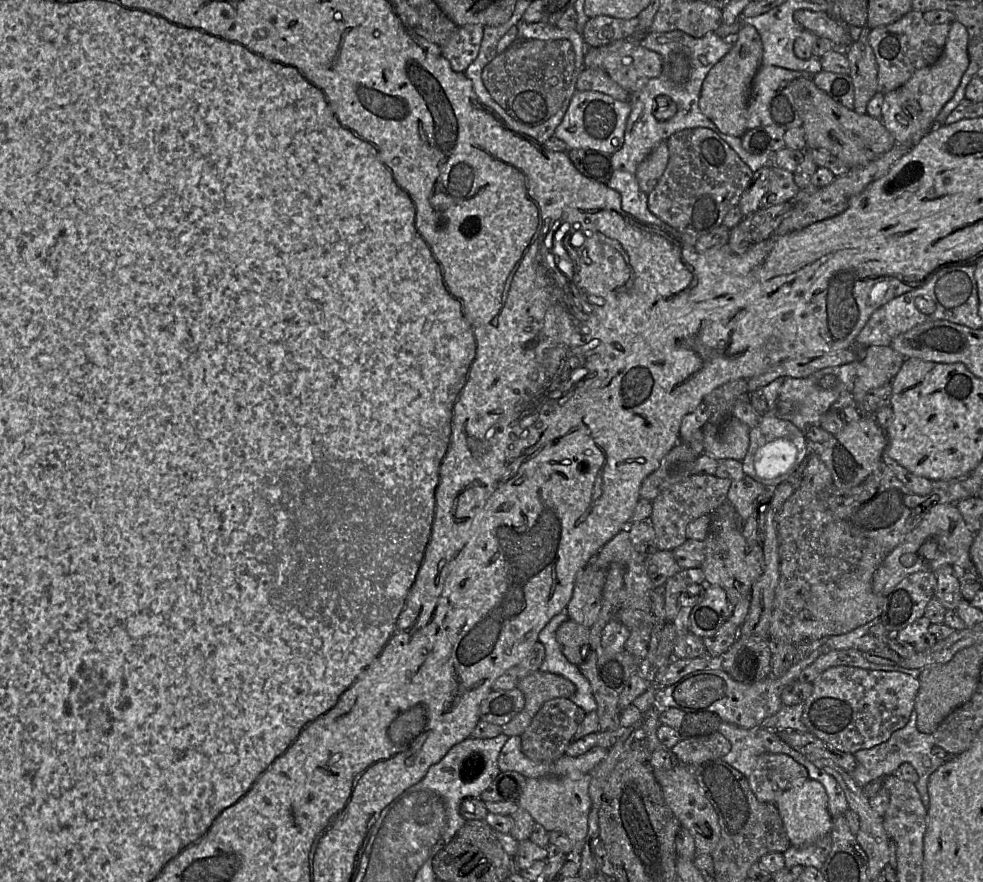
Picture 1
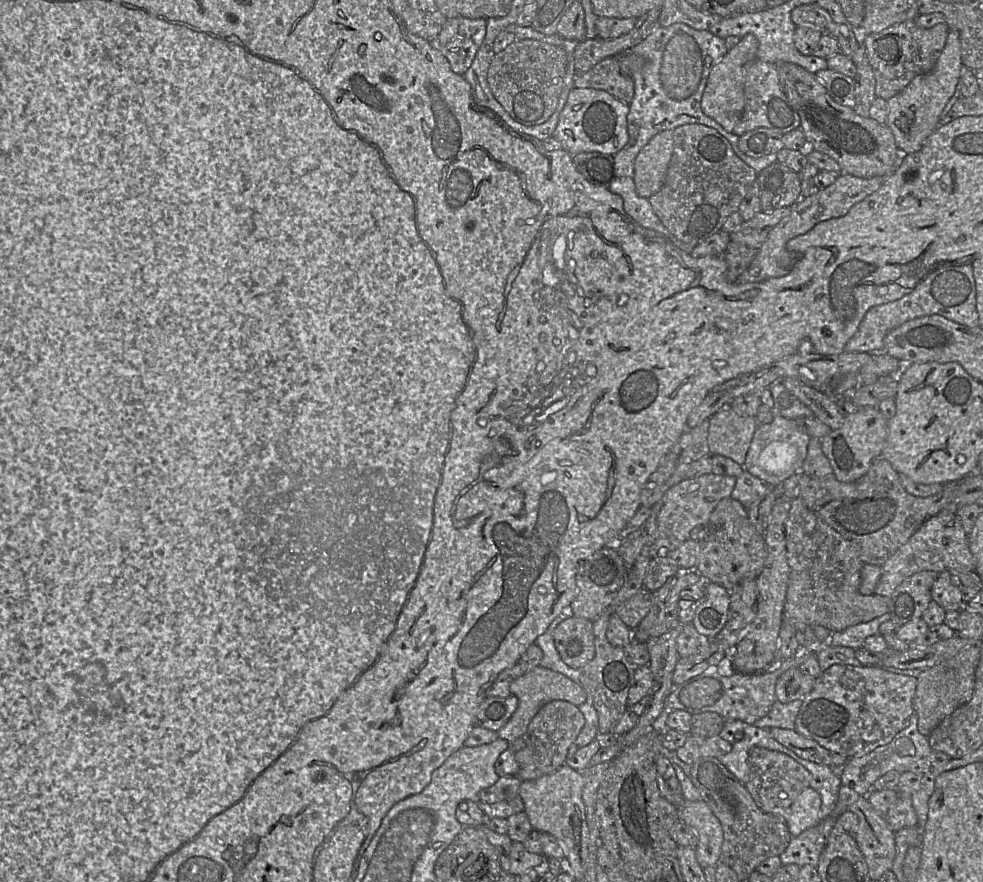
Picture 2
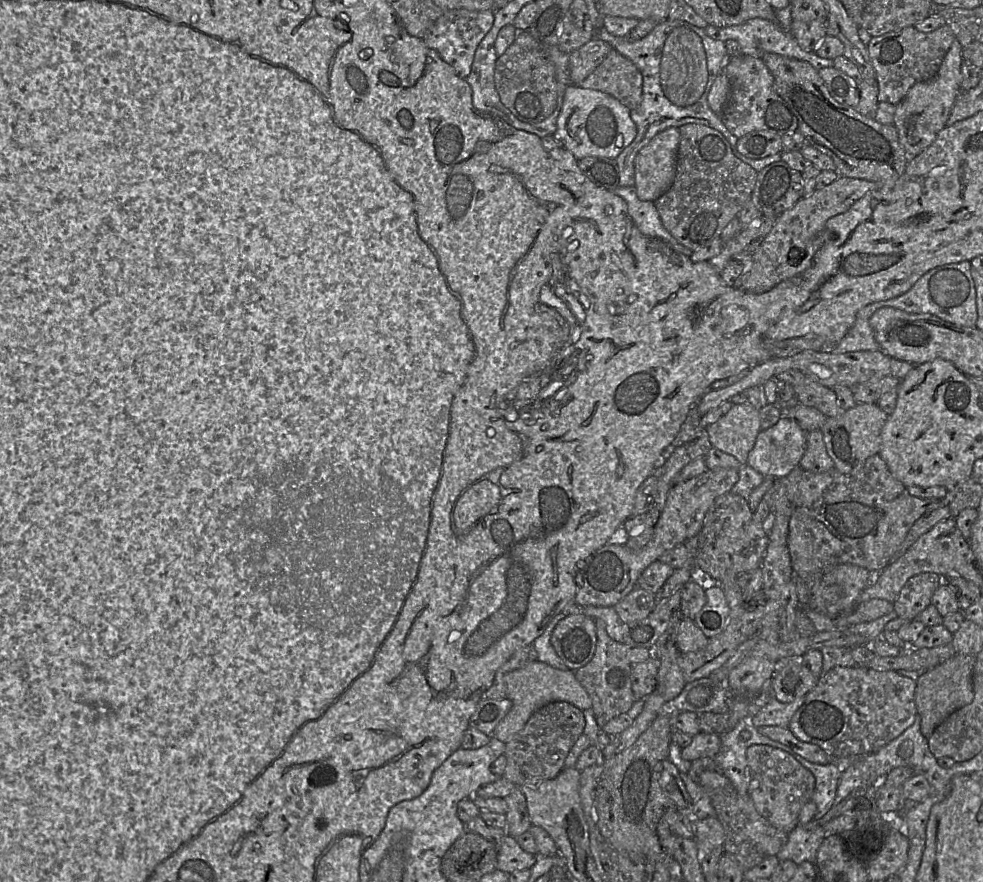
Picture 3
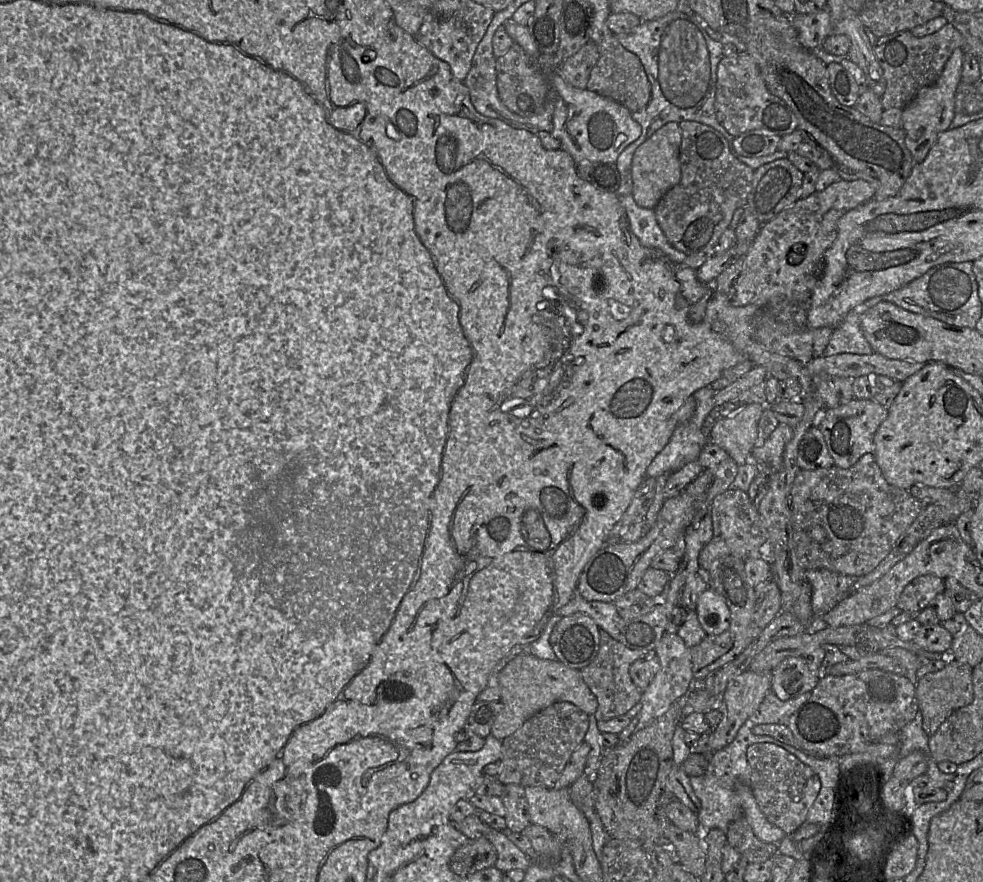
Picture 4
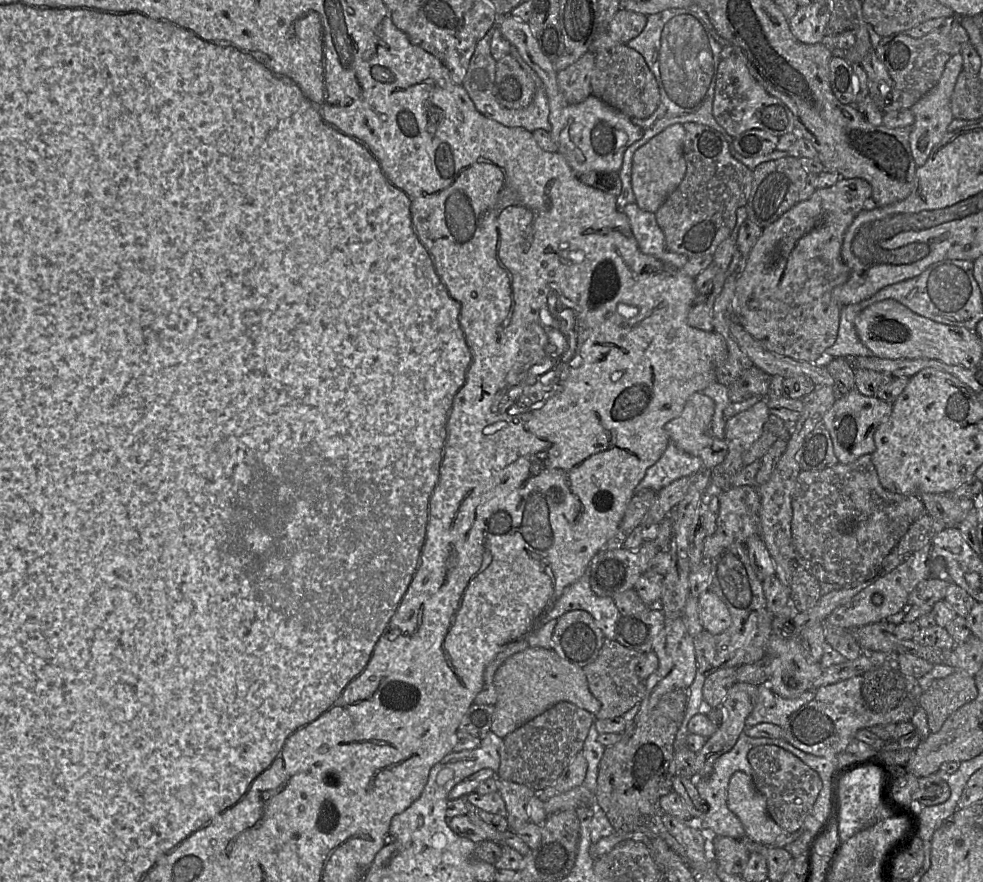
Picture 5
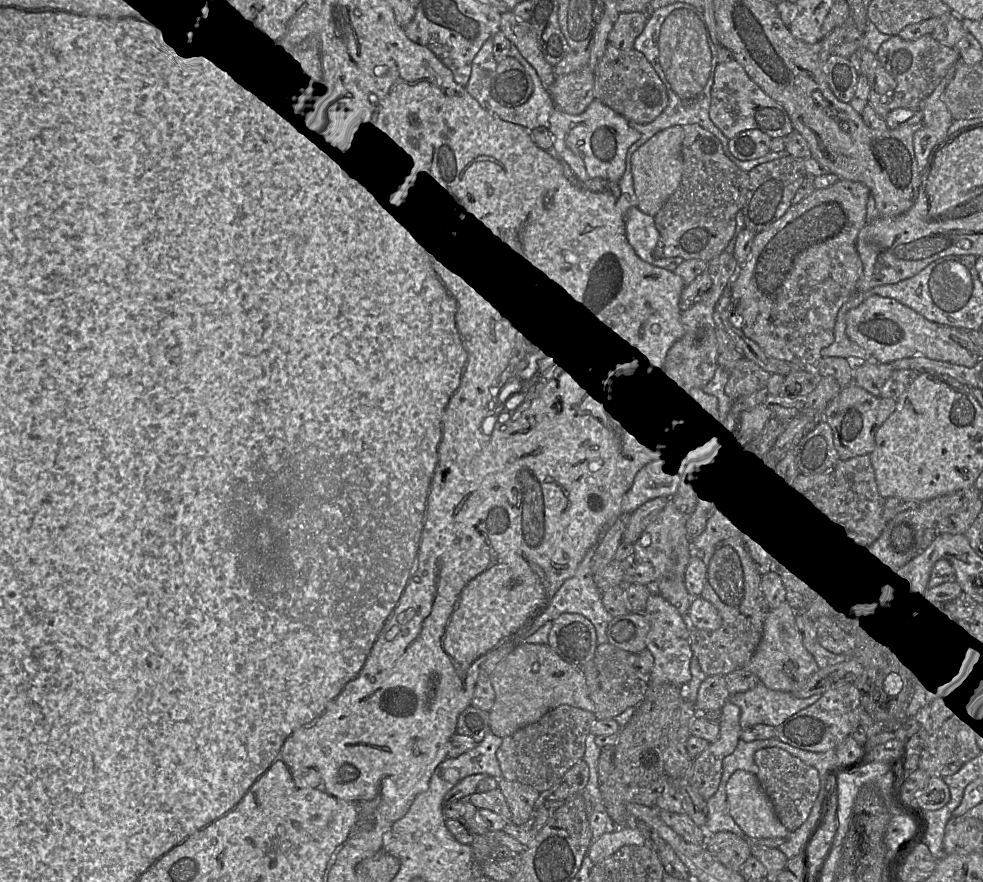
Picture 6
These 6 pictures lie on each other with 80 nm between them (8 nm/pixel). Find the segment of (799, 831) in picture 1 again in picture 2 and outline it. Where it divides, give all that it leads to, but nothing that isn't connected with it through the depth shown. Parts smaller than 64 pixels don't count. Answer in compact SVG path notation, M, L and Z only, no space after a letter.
M810 786L805 788L788 810L786 823L792 836L813 827L821 820L821 796Z

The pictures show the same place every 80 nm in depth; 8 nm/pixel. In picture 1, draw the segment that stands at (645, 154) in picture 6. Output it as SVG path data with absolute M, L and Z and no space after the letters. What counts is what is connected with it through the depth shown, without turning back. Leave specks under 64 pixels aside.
M666 140L661 141L638 165L635 172L640 189L649 194L657 185L669 160Z

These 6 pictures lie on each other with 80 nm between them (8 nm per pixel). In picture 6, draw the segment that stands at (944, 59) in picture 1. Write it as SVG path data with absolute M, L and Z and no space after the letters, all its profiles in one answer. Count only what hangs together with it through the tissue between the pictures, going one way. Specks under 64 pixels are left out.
M956 64L920 105L919 110L923 113L922 127L913 137L915 157L920 170L927 165L932 149L948 136L947 130L954 121L943 101L943 94L955 71Z

